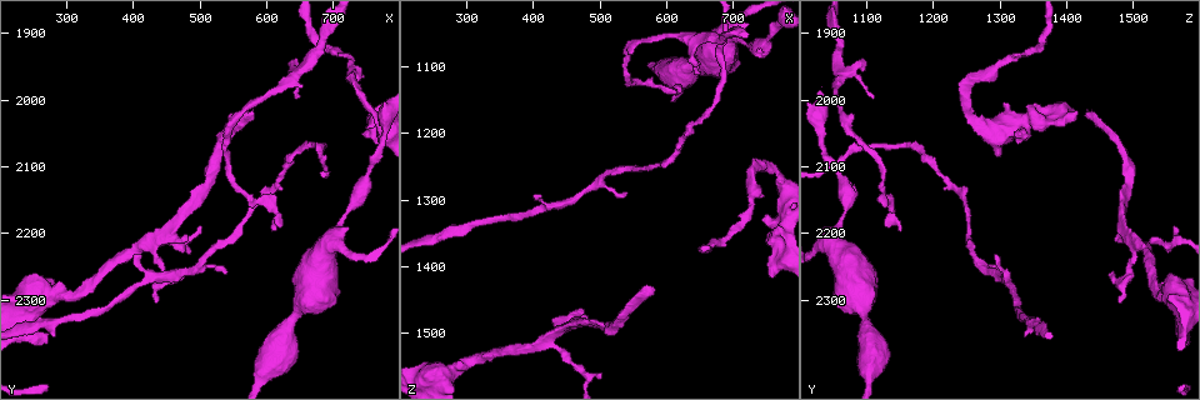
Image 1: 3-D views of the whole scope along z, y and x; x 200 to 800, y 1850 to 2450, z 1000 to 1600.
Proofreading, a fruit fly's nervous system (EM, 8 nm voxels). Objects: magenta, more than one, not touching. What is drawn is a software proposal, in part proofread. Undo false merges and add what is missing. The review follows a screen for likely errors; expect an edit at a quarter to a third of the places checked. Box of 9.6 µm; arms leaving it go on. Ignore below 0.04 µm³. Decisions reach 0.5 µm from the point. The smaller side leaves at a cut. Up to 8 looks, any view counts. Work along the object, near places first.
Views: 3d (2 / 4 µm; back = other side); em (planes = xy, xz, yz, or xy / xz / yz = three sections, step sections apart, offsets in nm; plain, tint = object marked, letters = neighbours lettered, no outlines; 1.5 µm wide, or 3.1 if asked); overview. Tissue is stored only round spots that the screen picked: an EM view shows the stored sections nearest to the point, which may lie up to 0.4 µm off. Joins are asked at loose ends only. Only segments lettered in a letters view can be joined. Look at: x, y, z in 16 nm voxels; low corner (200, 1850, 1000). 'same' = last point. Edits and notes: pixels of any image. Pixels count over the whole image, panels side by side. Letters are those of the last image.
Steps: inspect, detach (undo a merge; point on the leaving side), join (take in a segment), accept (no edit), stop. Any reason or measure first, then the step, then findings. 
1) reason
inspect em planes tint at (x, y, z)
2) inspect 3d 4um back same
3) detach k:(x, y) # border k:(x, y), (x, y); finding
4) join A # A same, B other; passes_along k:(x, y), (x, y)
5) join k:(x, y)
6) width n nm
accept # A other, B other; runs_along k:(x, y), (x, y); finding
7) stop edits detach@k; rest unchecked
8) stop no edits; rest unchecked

sudden change in width
inspect 3d 4um at (640, 2330, 1100)

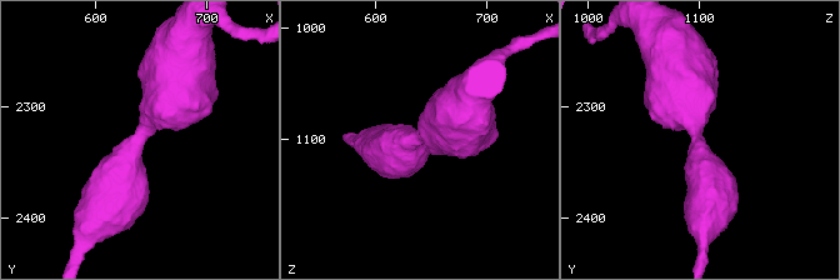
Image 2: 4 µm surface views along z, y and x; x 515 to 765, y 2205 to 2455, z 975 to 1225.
inspect em planes letters at (638, 2328, 1096)

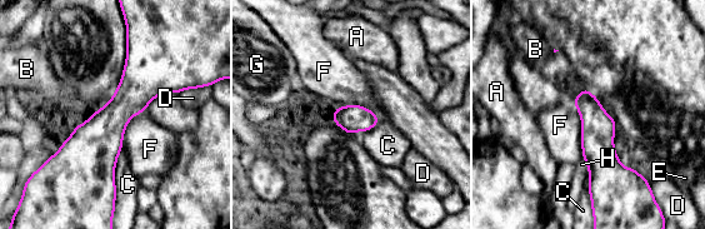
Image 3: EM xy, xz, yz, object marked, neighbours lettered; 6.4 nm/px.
longest_contact F 380 nm
accept # A other, B other, C other, D other, E other, F other, G other, H other; runs_along 3:(130, 44), (105, 192); all the same cell

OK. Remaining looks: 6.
thin end
inspect 3d 4um back at (610, 2190, 1150)

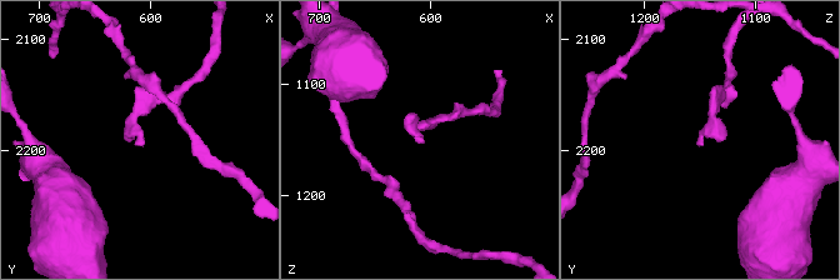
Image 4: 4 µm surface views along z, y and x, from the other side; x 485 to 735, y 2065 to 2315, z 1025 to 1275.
inspect em planes plain at (606, 2194, 1152)

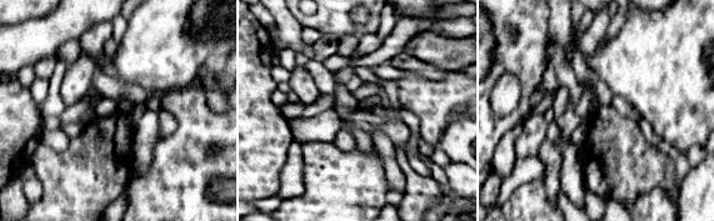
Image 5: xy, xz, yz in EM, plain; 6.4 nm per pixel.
inspect em planes letters same

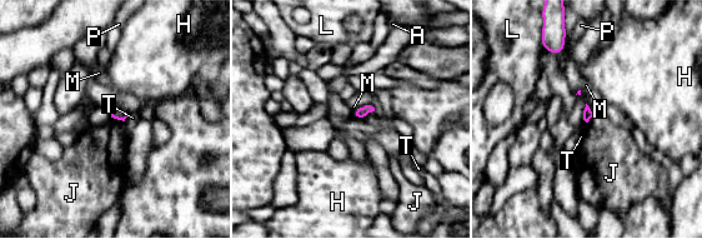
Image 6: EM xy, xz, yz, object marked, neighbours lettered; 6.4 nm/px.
accept # A other, H other, J other, L other, M other, P other, T other; border 6:(111, 116), (124, 122); none of them fits

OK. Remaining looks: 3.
thick turns thin
inspect em planes tint at (765, 2025, 1265)

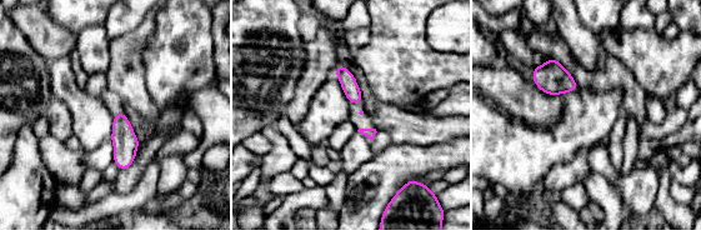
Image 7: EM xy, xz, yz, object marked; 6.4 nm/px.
see the neighbours
inspect em planes letters same

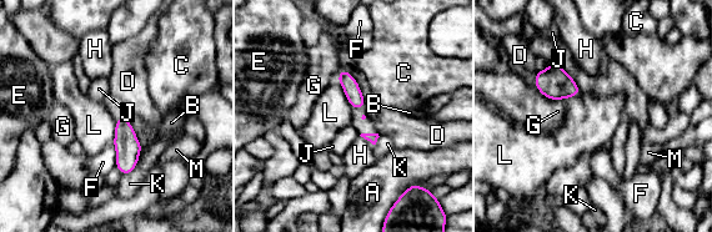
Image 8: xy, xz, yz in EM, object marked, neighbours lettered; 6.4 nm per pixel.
accept # A other, B other, C other, D other, E other, F other, G other, H other, J other, K other, L other, M other; continuous, no second cell

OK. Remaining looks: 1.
stop no edits; rest unchecked

